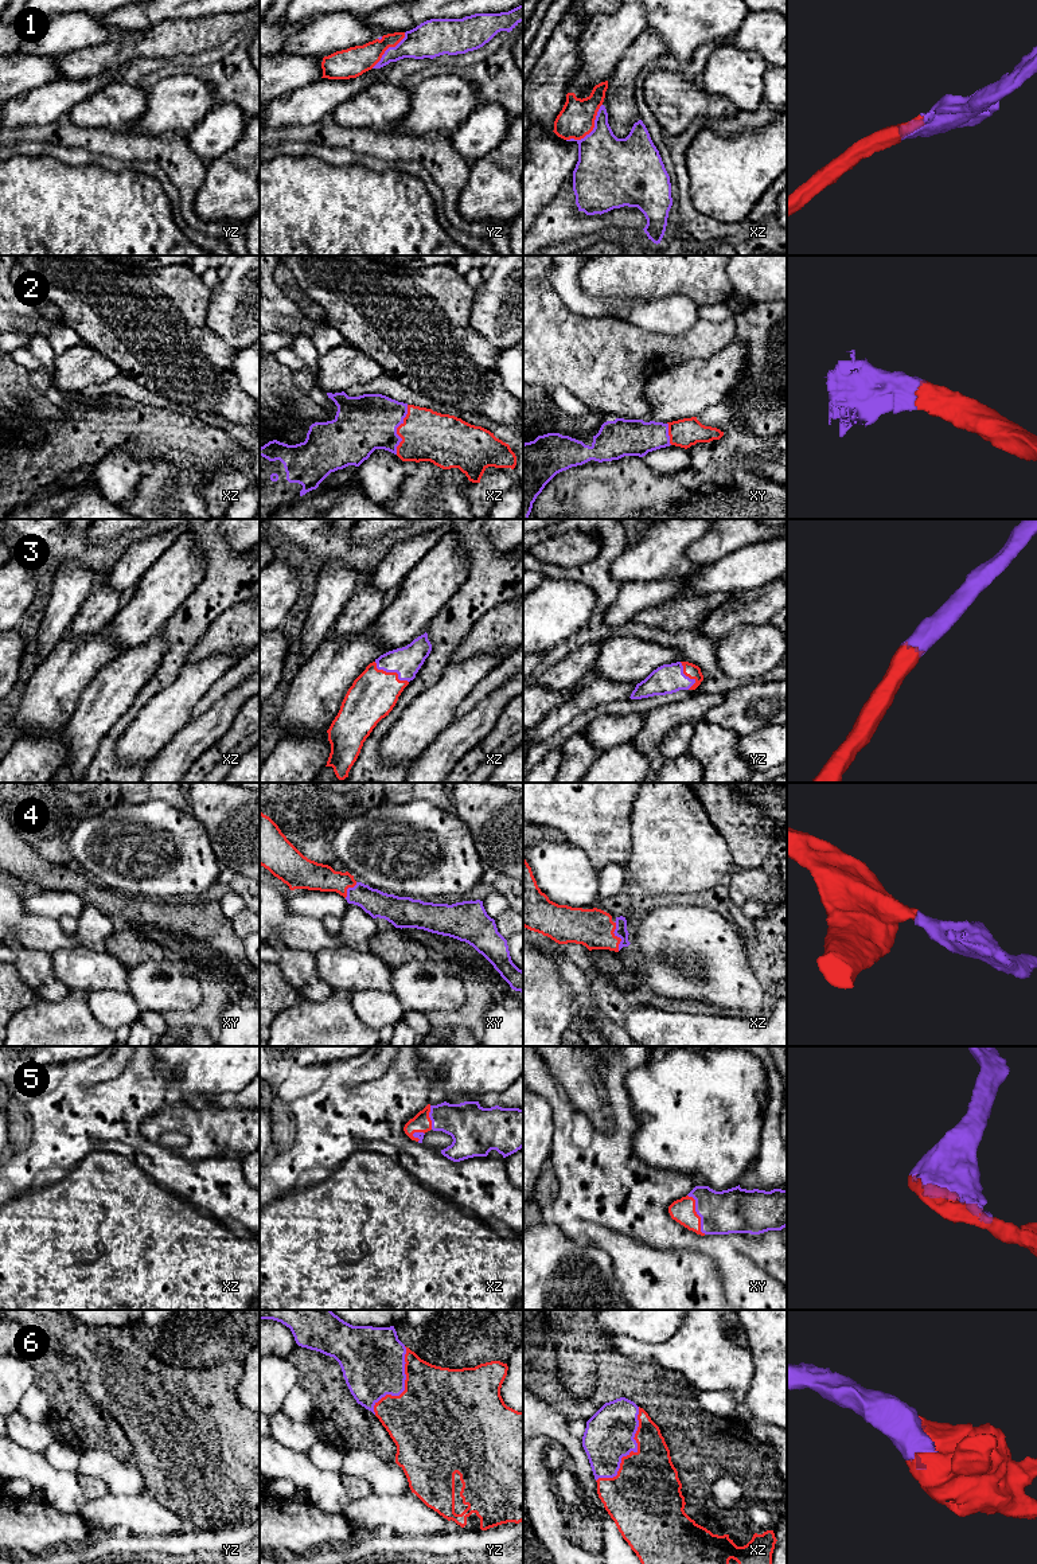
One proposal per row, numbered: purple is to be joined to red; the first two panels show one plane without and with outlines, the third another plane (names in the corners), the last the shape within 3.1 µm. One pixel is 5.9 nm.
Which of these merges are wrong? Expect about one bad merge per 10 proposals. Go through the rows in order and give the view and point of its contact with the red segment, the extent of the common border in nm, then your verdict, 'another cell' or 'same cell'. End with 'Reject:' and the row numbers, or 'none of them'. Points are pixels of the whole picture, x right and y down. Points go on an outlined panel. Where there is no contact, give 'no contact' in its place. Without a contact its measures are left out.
1: contact xz (592, 129); length 300 nm; same cell
2: contact xz (397, 429); length 300 nm; same cell
3: contact xz (392, 673); length 240 nm; same cell
4: contact xz (616, 936); length 180 nm; same cell
5: contact xy (697, 1215); length 260 nm; same cell
6: contact xz (632, 1451); length 500 nm; same cell
Reject: none of them

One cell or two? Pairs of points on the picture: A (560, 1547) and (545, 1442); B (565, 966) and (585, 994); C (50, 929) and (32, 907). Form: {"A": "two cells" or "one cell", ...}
{"A": "one cell", "B": "one cell", "C": "two cells"}

